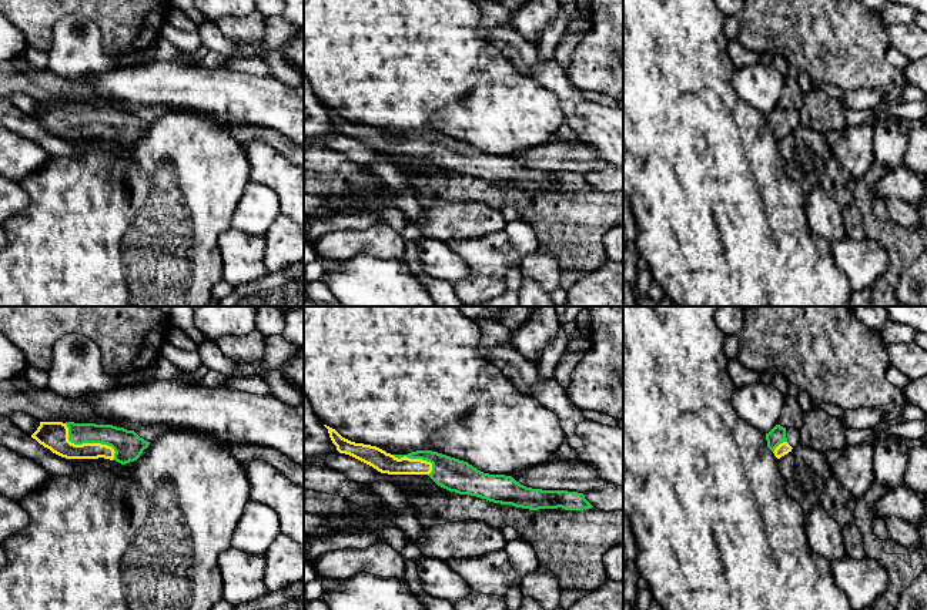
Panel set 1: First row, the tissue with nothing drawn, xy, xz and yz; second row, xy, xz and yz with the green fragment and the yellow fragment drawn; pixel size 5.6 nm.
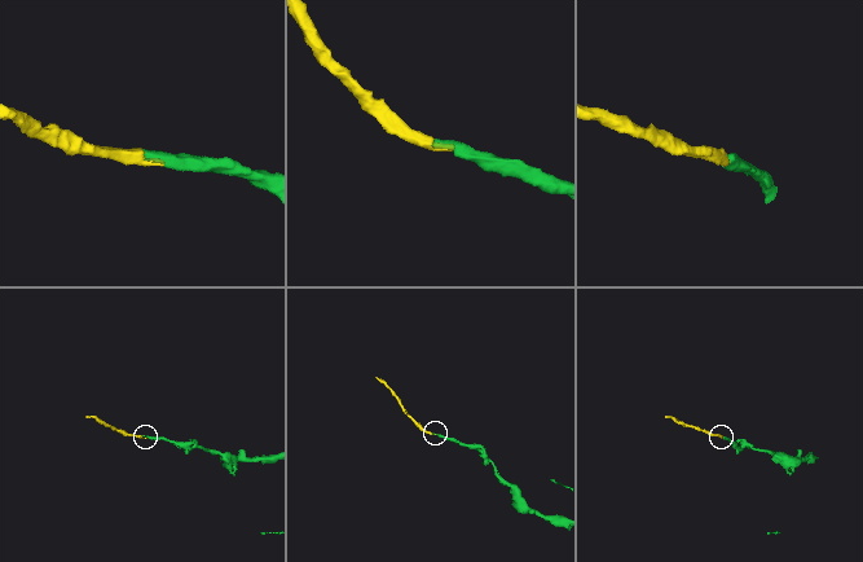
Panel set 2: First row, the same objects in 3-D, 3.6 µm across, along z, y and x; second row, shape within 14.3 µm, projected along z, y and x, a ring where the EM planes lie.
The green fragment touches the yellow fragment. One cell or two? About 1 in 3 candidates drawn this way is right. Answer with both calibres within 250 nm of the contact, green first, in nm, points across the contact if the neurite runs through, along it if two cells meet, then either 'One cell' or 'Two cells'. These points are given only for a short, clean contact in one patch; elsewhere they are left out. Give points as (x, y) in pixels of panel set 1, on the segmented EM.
Thickness 160 nm (green) against 160 nm. Path across: xy (127, 445), (87, 442), (74, 443), (53, 435). One cell

